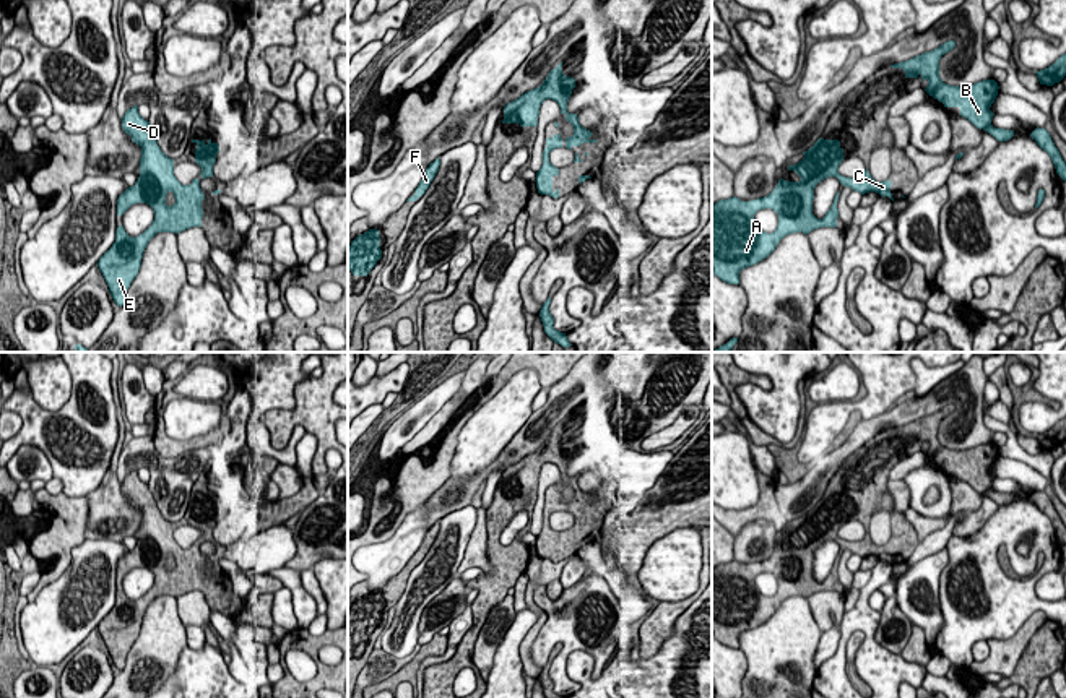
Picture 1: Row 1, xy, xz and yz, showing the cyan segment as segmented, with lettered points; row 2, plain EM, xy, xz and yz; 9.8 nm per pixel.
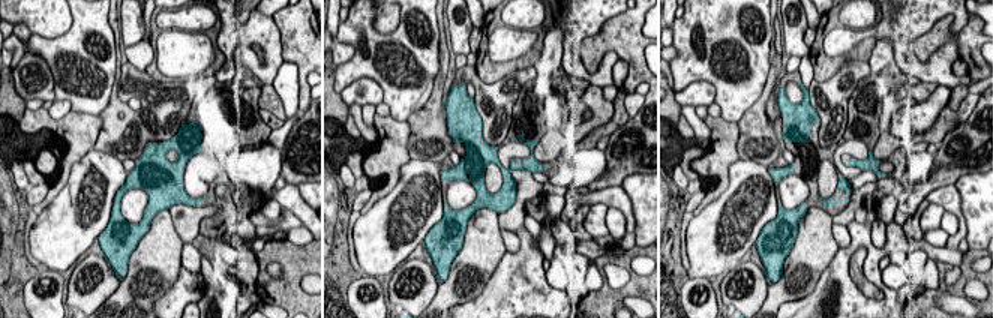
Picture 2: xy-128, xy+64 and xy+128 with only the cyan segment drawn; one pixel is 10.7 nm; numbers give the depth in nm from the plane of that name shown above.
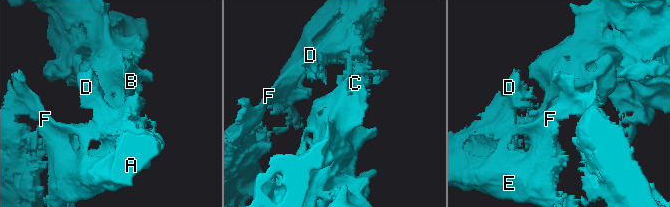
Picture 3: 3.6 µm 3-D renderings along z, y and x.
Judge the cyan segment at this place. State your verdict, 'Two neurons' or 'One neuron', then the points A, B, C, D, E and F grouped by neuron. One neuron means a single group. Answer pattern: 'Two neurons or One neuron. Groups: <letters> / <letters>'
One neuron. Groups: A B C D E F

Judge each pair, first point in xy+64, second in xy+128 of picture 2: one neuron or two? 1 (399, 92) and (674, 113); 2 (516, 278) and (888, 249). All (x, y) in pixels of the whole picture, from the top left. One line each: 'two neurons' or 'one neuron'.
1: two neurons
2: one neuron

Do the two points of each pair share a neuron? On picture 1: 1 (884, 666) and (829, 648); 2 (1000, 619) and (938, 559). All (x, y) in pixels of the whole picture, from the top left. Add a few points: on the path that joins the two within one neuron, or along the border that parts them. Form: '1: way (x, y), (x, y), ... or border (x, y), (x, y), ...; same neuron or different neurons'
1: border (839, 627), (839, 646), (818, 671); different neurons
2: border (946, 546), (948, 564), (940, 577), (938, 603); different neurons

